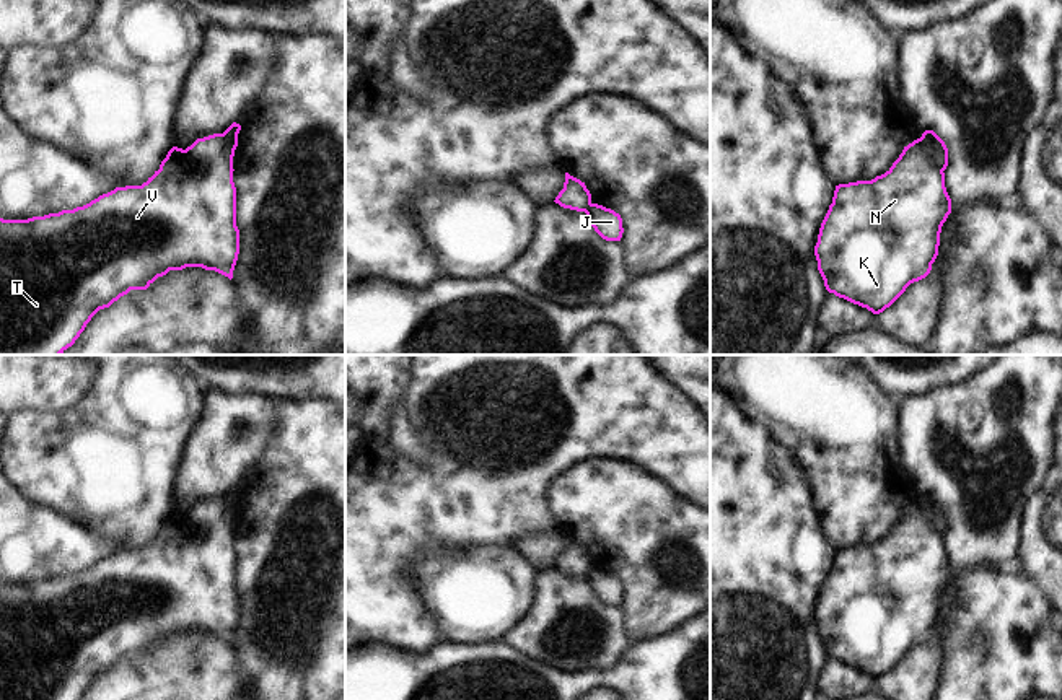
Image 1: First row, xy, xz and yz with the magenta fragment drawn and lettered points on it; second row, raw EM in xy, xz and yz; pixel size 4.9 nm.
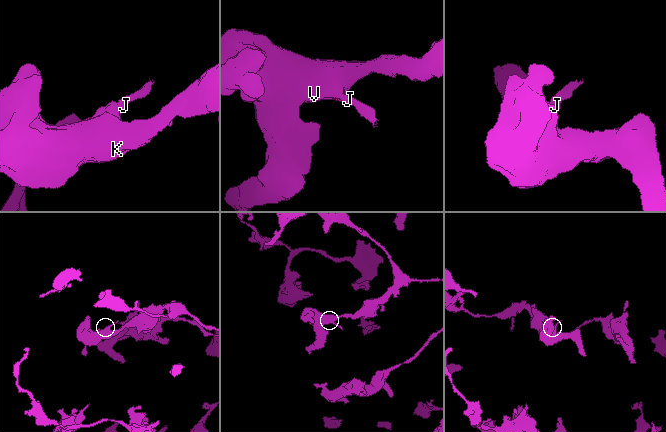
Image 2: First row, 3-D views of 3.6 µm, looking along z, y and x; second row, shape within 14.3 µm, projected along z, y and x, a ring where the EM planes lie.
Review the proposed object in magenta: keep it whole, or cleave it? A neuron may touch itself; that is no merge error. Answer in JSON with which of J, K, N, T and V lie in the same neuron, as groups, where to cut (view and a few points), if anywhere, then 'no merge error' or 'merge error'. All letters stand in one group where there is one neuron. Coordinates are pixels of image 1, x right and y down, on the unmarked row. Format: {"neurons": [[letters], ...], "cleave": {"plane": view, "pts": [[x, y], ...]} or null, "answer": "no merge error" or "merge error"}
{"neurons": [["J"], ["K", "N", "T", "V"]], "cleave": {"plane": "yz", "pts": [[922, 498], [925, 521], [942, 536]]}, "answer": "merge error"}

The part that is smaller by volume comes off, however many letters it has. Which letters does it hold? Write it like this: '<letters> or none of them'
J

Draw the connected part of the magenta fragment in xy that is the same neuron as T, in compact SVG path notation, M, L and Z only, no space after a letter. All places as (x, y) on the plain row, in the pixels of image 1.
M213 498L197 503L186 514L173 511L161 526L160 534L142 550L116 552L114 555L73 575L62 575L59 578L33 581L28 584L0 583L0 700L80 700L99 674L109 672L130 654L147 654L158 641L166 640L169 635L202 632L205 635L215 635L231 645L239 619L233 536L233 526L225 521L223 498Z

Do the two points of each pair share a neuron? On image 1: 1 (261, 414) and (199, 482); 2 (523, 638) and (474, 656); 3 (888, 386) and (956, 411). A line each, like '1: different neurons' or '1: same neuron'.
1: same neuron
2: different neurons
3: different neurons

